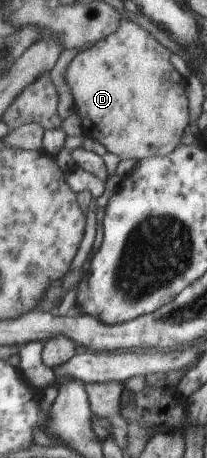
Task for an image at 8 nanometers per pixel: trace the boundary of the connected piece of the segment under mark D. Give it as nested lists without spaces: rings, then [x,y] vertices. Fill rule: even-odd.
[[[122,19],[114,34],[80,50],[68,64],[65,81],[71,90],[74,110],[86,127],[84,135],[97,139],[107,152],[120,160],[169,155],[189,121],[185,87],[169,55],[169,49],[149,33],[145,35],[135,29],[129,19]],[[149,85],[153,85],[149,97],[159,99],[159,117],[157,111],[151,111],[151,105],[157,109],[157,101],[147,101]]]

